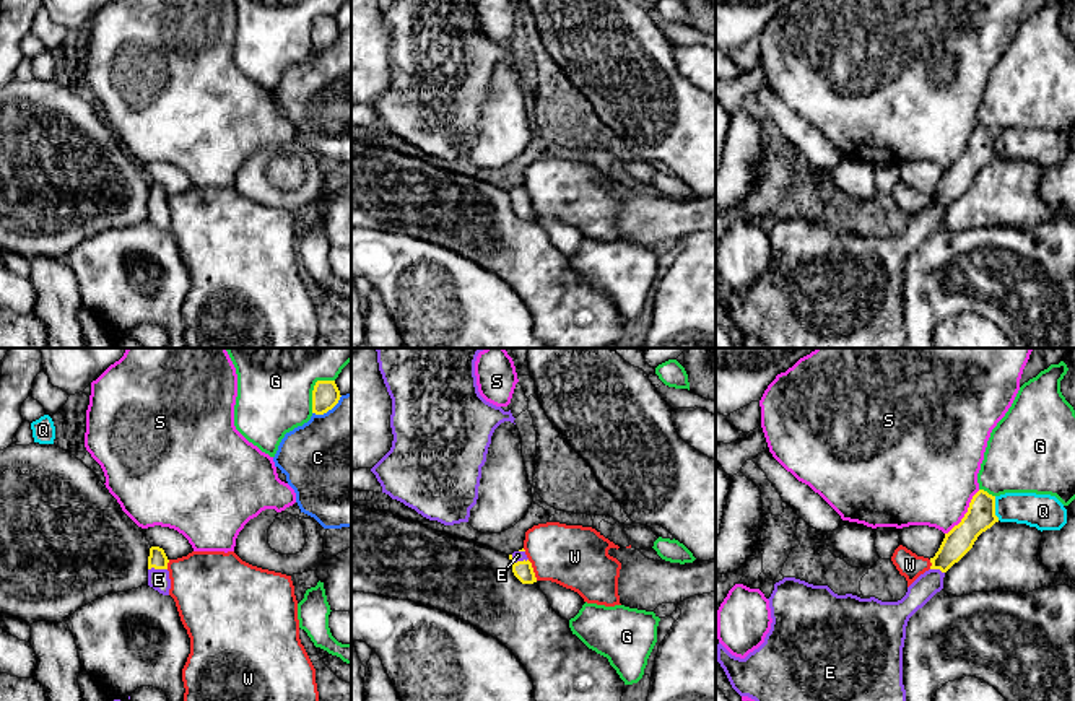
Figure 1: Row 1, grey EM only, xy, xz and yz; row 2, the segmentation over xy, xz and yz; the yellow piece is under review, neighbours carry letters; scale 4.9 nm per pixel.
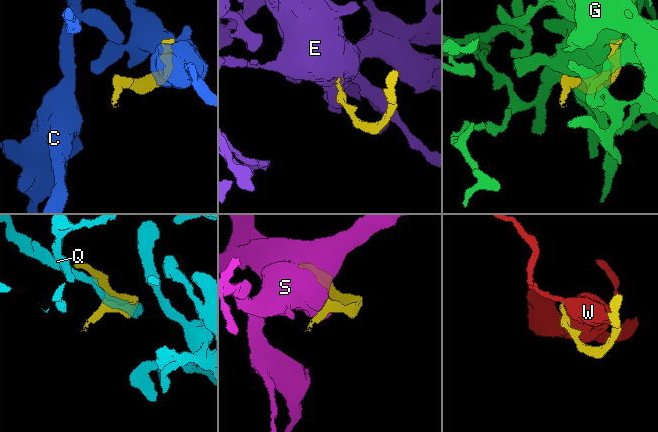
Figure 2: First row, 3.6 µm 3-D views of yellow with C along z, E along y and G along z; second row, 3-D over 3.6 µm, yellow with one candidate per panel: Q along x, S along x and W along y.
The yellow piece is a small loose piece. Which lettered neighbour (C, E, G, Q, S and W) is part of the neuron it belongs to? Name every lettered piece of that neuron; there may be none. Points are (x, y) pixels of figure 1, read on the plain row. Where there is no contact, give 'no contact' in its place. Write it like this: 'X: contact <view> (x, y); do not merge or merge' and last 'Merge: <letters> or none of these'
C: contact xy (327, 46); do not merge
E: contact xy (156, 204); merge
G: contact xy (314, 25); do not merge
Q: contact yz (994, 143); do not merge
S: contact yz (966, 148); do not merge
W: contact xz (532, 205); do not merge
Merge: E

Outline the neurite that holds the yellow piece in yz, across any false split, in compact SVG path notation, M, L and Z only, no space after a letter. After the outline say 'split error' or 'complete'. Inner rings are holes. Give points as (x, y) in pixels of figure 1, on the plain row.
M979 125L961 158L945 169L938 187L930 194L930 205L898 237L838 231L828 221L813 221L795 213L776 218L768 234L773 259L764 278L745 294L717 280L717 298L732 324L768 348L904 348L903 283L907 257L943 224L945 208L995 158L995 132Z; split error

